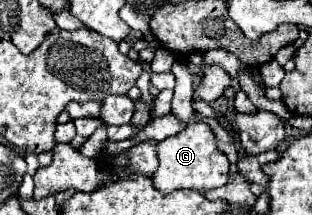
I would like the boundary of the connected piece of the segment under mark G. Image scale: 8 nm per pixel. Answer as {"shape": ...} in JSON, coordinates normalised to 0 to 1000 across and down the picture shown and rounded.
{"shape":[[[644,558],[625,577],[606,577],[574,623],[542,633],[522,660],[510,660],[503,744],[510,744],[510,781],[490,800],[484,837],[490,837],[490,865],[516,902],[548,902],[554,884],[574,884],[574,874],[657,893],[657,884],[715,865],[734,828],[734,744],[715,707],[696,698],[689,623]]]}

